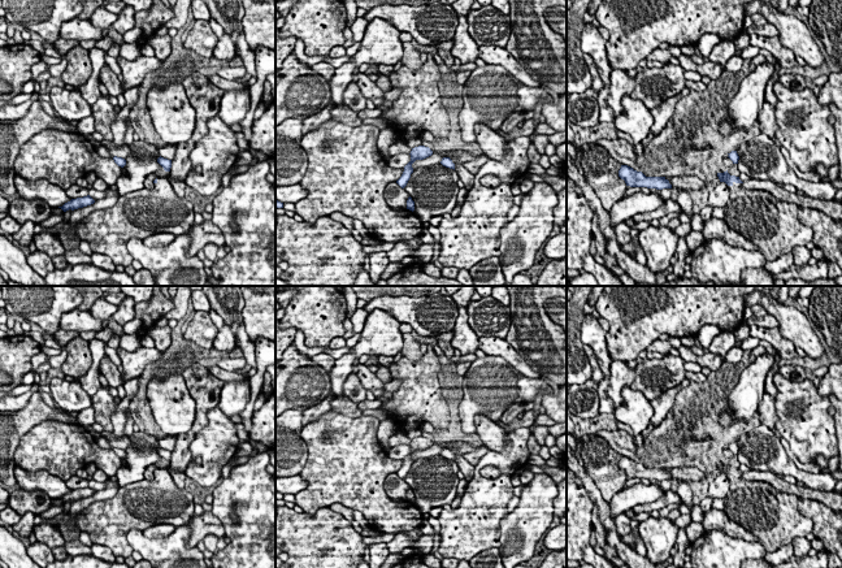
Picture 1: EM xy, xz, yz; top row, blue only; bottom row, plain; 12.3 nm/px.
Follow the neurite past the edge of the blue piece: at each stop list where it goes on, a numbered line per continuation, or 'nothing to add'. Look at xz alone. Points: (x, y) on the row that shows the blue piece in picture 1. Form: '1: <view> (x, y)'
nothing to add

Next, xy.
1: xy (142, 213)

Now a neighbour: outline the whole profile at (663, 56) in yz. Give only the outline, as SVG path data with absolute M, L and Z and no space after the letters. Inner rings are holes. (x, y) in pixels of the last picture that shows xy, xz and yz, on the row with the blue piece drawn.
M655 48L646 58L668 64L672 57L673 55L669 52L669 49Z

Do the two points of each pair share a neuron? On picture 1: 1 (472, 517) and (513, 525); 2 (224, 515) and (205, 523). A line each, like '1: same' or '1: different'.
1: different
2: different

